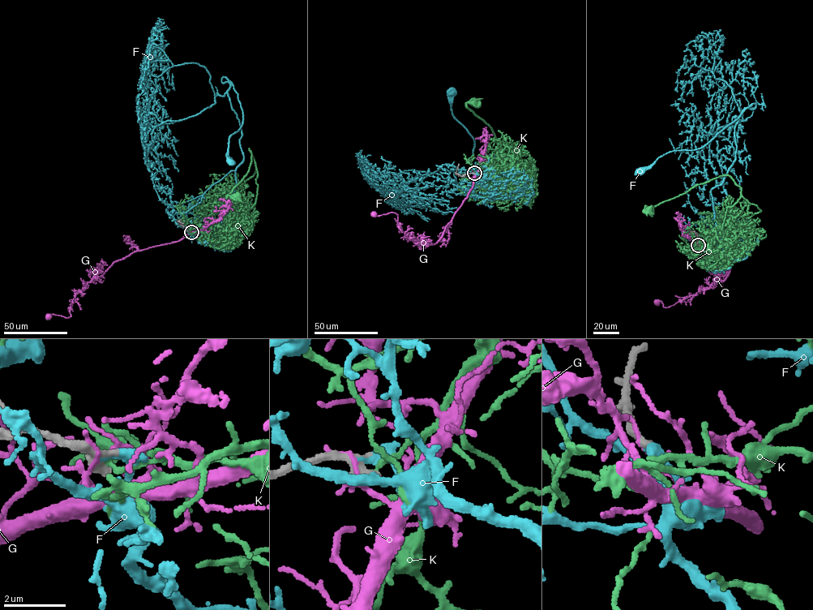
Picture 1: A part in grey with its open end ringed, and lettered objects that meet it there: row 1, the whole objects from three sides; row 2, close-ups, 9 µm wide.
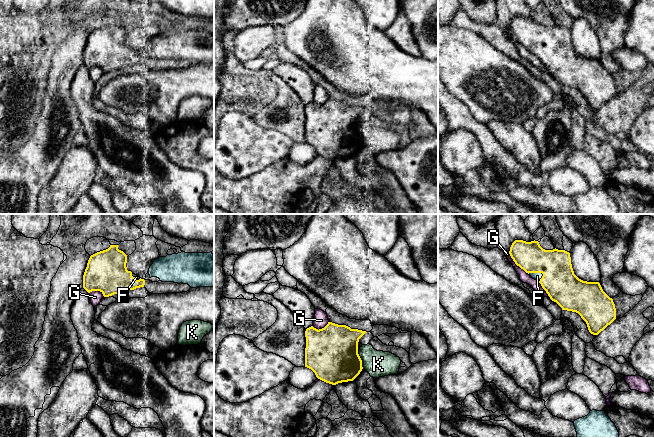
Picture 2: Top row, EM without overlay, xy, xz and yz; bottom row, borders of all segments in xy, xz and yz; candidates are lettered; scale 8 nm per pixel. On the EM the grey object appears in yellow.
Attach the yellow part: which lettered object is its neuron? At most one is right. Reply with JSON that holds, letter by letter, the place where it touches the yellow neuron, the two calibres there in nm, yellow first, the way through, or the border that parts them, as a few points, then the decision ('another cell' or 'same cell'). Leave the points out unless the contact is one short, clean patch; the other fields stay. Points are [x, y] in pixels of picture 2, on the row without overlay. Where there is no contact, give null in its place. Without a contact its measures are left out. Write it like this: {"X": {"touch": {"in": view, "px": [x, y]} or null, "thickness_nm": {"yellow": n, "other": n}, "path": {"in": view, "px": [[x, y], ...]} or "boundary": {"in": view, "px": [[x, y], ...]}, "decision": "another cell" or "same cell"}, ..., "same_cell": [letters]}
{"F": {"touch": {"in": "yz", "px": [536, 48]}, "thickness_nm": {"yellow": 280, "other": 60}, "decision": "same cell"}, "G": {"touch": {"in": "yz", "px": [516, 40]}, "thickness_nm": {"yellow": 240, "other": 80}, "decision": "another cell"}, "K": {"touch": {"in": "xz", "px": [361, 137]}, "thickness_nm": {"yellow": 420, "other": 200}, "decision": "another cell"}, "same_cell": ["F"]}

